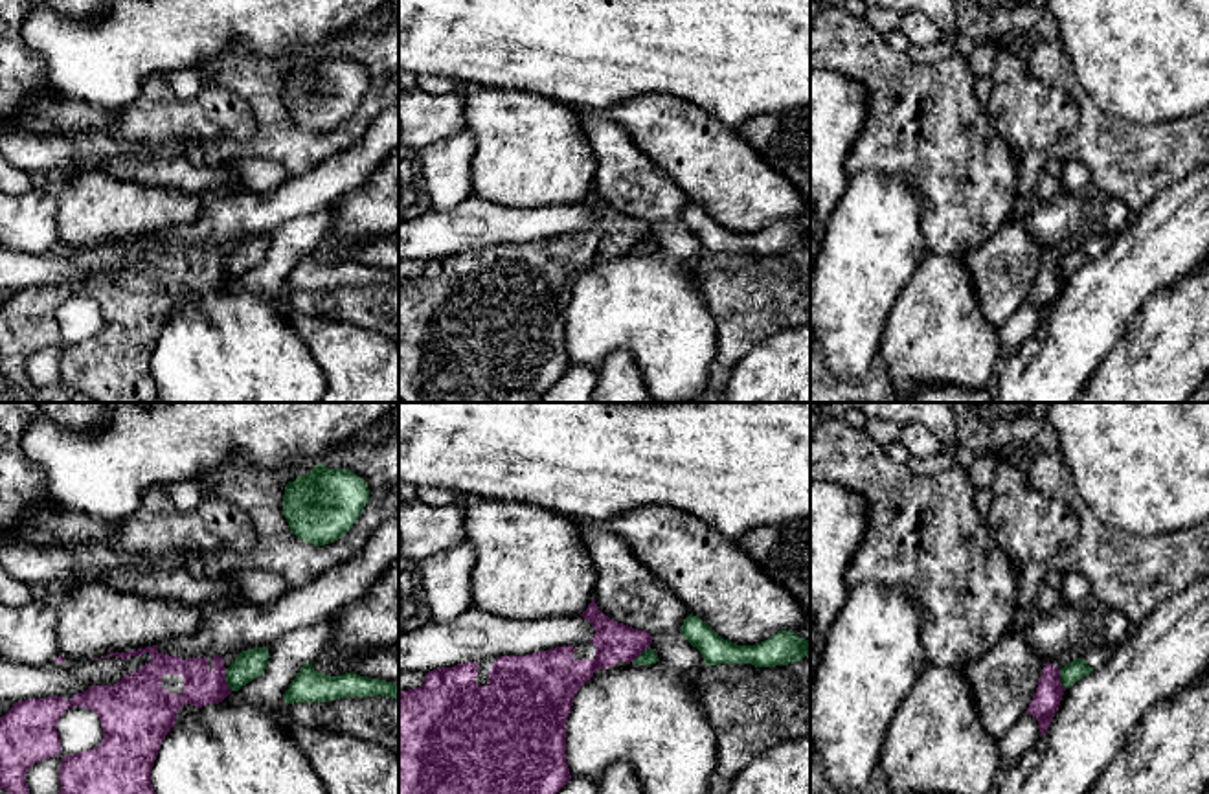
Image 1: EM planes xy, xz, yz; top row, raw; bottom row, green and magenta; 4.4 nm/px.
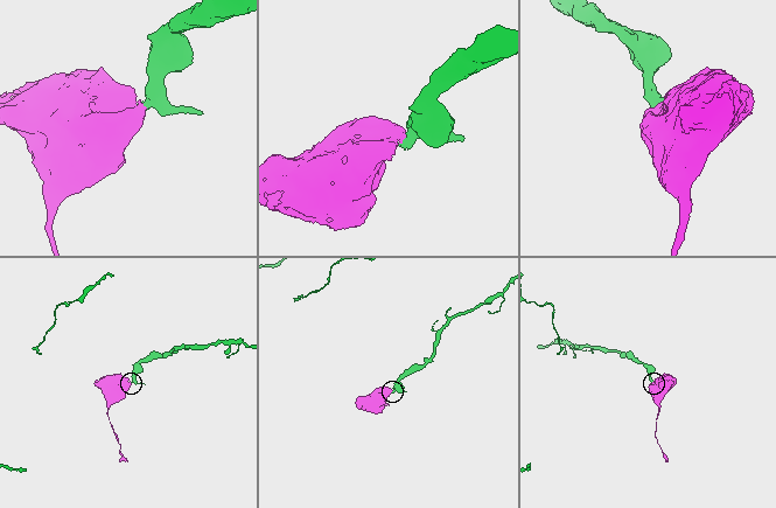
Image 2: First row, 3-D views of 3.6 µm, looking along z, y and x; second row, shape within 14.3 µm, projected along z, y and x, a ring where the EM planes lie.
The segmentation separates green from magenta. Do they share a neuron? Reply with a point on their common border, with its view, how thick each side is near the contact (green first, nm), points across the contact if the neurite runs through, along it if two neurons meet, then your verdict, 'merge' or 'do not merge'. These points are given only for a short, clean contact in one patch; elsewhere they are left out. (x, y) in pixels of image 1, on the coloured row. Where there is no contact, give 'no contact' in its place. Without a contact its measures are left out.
meets green in xy at (226, 680); 130 nm thick on the green side, 160 nm on the other; border along xy (225, 669), (225, 680), (232, 690); do not merge

